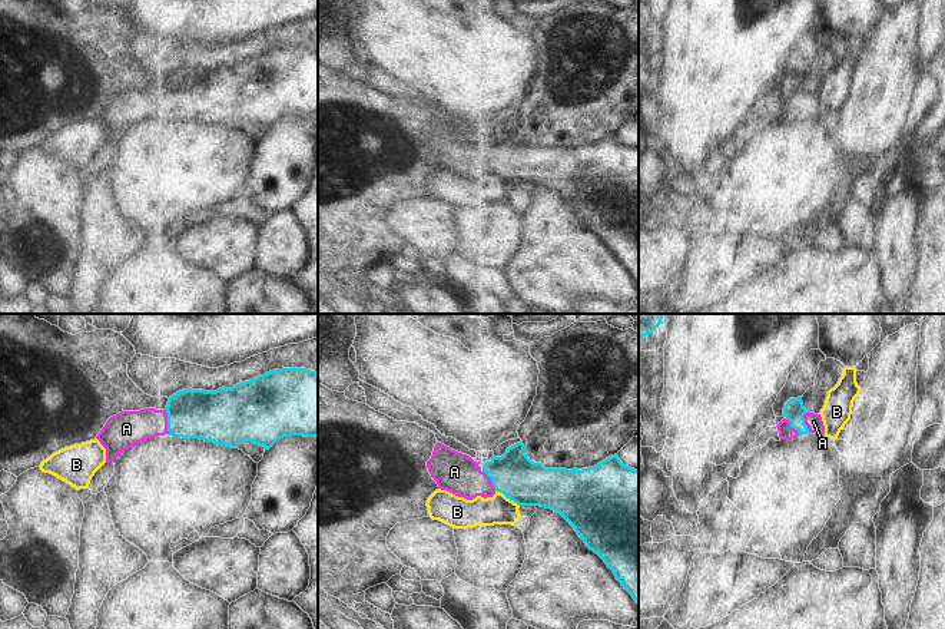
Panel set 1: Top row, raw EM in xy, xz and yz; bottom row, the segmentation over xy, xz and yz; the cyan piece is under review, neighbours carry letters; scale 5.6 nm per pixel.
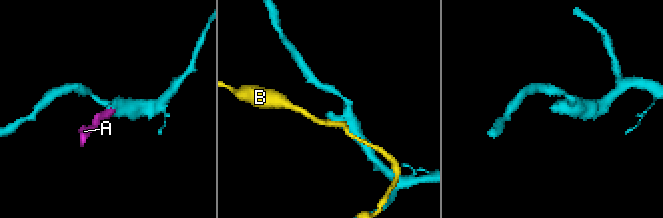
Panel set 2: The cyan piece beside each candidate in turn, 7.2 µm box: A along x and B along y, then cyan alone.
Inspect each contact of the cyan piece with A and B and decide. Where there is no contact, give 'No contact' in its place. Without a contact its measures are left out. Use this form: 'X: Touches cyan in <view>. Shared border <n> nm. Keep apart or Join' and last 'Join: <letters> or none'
A: Touches cyan in xy. Shared border 150 nm. Join
B: Touches cyan in xz. Shared border 160 nm. Keep apart
Join: A.

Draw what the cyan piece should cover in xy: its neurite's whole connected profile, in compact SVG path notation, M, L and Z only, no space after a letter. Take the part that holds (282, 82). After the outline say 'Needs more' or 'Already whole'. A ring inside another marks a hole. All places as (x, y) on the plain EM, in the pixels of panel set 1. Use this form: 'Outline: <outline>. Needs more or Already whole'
Outline: M282 47L232 67L182 69L169 76L165 89L122 90L110 96L96 117L106 128L106 142L110 142L125 129L165 113L213 120L232 128L242 120L252 120L265 129L284 116L318 116L318 52L306 47Z. Needs more.

